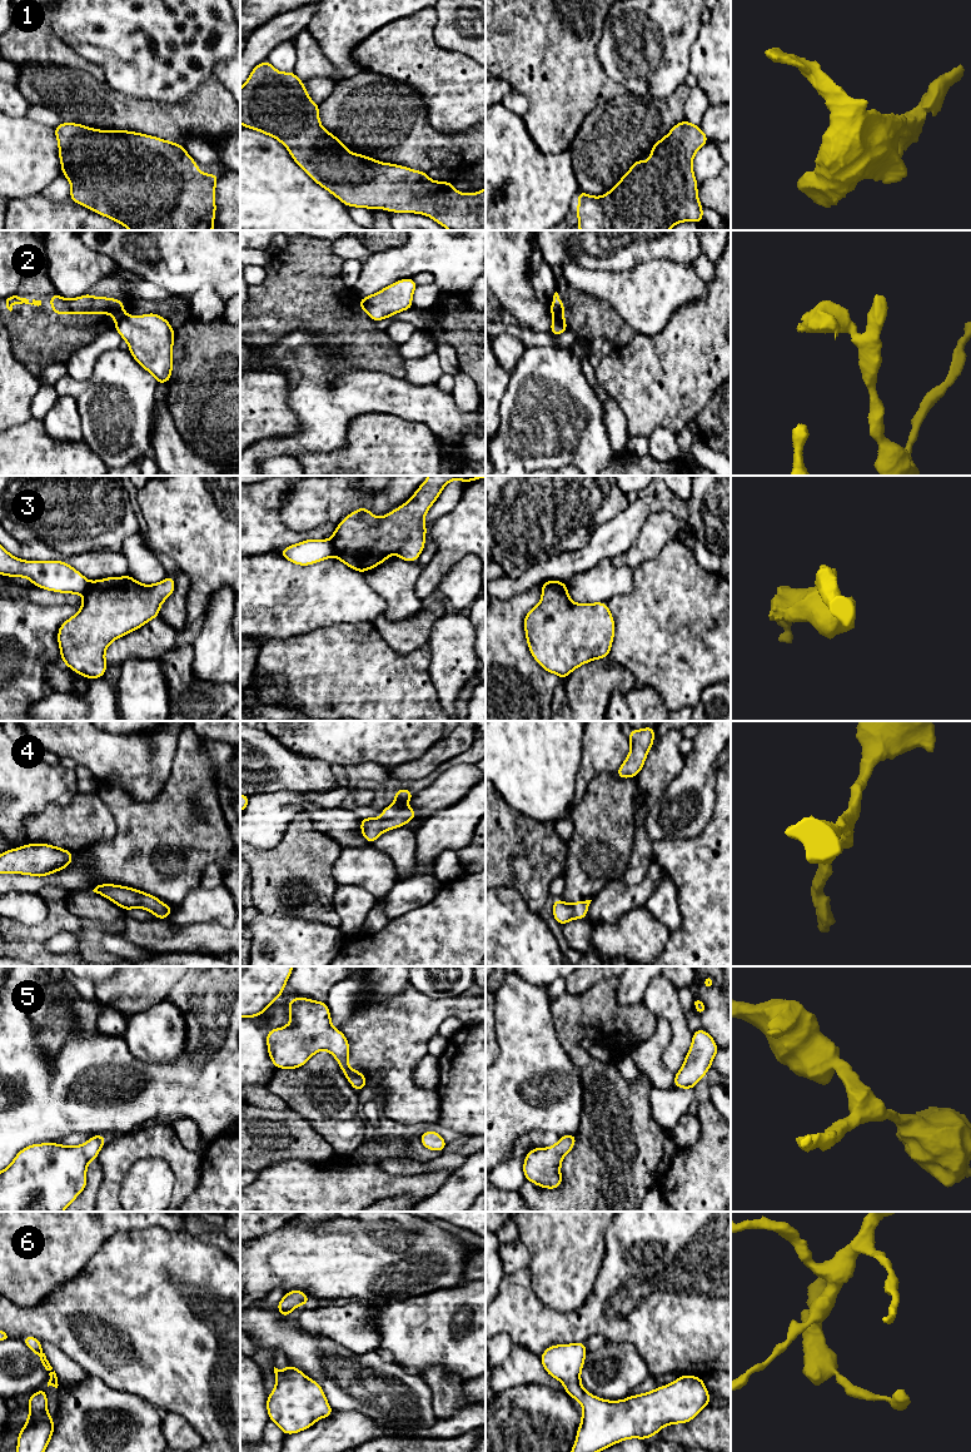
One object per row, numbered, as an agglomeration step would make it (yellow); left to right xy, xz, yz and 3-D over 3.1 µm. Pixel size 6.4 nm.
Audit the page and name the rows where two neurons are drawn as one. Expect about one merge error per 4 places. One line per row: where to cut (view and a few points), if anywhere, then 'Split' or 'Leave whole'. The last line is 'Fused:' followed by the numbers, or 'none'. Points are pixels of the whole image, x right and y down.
1: No split. Leave whole
2: Split along xy (124, 313), (115, 324). Split
3: Split along xz (329, 540), (334, 555). Split
4: No split. Leave whole
5: No split. Leave whole
6: No split. Leave whole
Fused: 2, 3

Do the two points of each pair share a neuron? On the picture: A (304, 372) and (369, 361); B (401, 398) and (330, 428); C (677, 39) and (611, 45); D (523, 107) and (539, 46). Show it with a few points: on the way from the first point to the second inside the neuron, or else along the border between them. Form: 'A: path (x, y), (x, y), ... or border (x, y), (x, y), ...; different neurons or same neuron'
A: border (335, 349), (343, 353), (349, 366), (376, 371); different neurons
B: path (383, 398), (360, 398), (348, 411); same neuron
C: path (660, 36), (641, 33), (625, 38); same neuron
D: border (512, 89), (527, 99), (528, 112), (526, 117); different neurons

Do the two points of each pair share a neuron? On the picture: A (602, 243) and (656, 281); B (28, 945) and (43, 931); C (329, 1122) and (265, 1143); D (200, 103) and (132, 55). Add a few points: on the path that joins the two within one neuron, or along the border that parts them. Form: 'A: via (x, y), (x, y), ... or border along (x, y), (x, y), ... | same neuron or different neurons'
A: border along (665, 259), (647, 259), (625, 270), (607, 270) | different neurons
B: via (31, 941), (39, 934) | same neuron
C: border along (289, 1109), (298, 1113), (333, 1148) | different neurons
D: border along (213, 78), (185, 98), (174, 103), (160, 103) | different neurons

